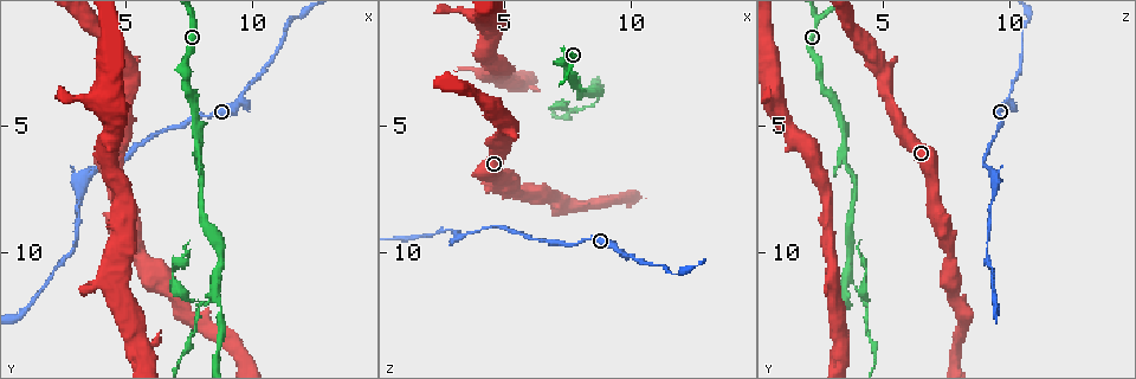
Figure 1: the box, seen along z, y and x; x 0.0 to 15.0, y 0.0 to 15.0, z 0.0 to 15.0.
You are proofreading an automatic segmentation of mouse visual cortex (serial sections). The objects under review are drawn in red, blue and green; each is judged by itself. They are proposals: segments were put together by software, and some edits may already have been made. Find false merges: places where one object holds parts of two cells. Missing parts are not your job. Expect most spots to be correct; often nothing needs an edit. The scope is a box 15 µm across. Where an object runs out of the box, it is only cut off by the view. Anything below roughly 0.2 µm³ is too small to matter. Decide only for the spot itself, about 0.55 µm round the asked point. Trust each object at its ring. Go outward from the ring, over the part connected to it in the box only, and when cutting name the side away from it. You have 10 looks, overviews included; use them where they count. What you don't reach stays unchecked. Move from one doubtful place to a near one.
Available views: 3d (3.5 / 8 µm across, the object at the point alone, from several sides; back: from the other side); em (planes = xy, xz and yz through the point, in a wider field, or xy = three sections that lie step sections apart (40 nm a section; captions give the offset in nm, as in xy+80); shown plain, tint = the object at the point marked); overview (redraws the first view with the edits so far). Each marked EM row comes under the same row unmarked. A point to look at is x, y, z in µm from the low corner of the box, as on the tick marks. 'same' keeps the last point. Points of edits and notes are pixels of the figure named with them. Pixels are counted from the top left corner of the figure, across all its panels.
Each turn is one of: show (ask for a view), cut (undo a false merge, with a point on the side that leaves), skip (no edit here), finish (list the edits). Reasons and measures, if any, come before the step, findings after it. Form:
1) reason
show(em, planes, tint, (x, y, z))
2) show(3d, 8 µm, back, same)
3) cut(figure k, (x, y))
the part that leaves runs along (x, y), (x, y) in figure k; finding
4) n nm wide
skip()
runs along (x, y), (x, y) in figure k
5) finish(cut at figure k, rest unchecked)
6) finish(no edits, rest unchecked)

thick turns thin
show(3d, 3.5 µm, (4.2, 1.5, 4.0))

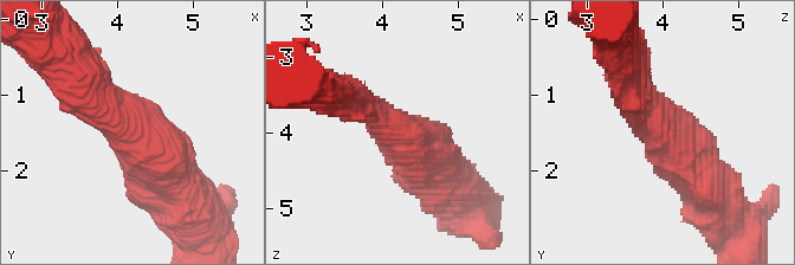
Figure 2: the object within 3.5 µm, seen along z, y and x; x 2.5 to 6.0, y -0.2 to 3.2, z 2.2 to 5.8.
now the EM
show(em, planes, tint, (4.25, 1.55, 4.05))

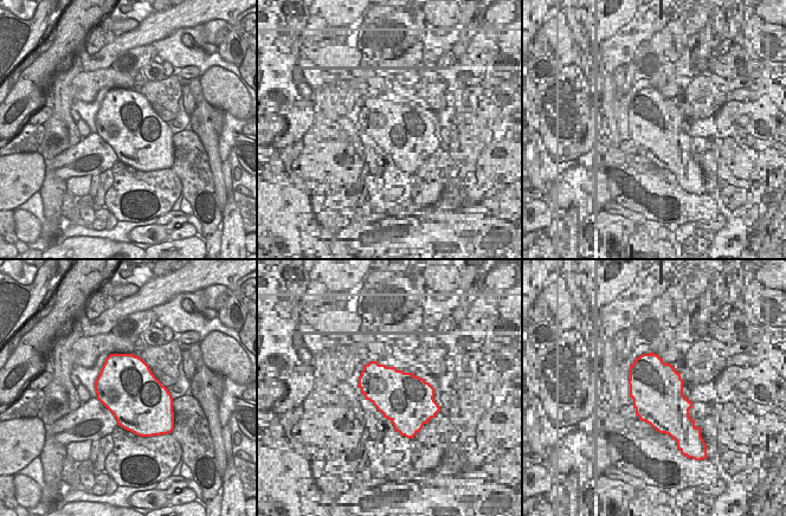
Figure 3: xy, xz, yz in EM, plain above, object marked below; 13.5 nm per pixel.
800 nm wide
skip()
runs along (179, 187), (147, 143), (81, 82) in figure 2; continuous, no second cell

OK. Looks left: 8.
show(3d, 3.5 µm, (9.5, 4.0, 10.1))

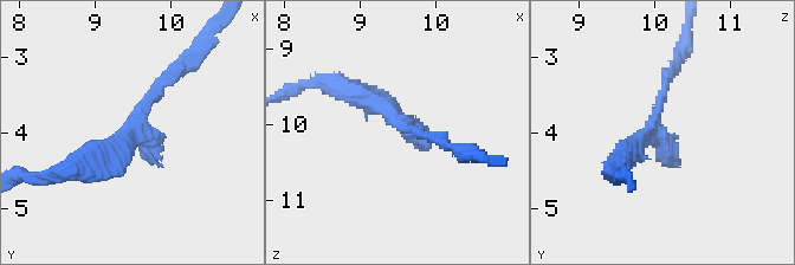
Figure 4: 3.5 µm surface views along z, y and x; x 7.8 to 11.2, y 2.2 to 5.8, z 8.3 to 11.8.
need the tissue
show(em, xy, step 3, tint, (9.60, 3.95, 9.95))

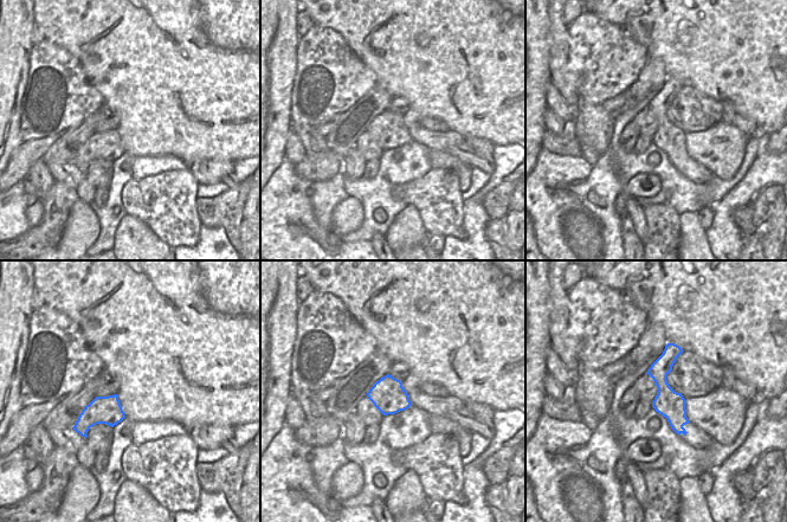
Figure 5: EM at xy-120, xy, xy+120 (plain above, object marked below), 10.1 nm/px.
show(em, xy, step 5, tint, same)

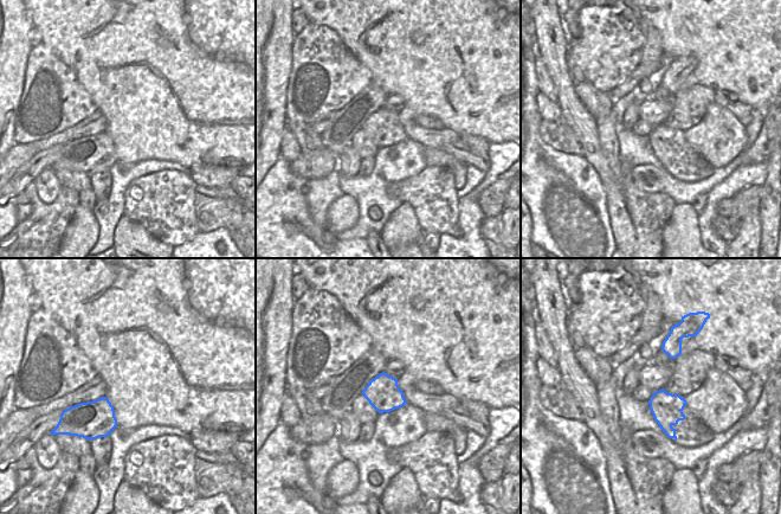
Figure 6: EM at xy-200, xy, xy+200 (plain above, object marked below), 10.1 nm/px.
340 nm wide
skip()
runs along (79, 166), (130, 140), (178, 71) in figure 4; all the same cell

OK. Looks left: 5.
sudden change in width
show(3d, 3.5 µm, (3.7, 6.8, 9.1))

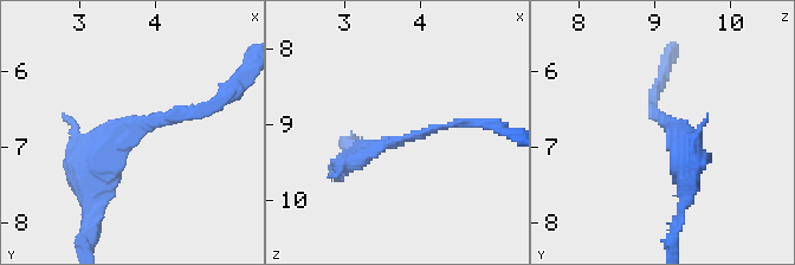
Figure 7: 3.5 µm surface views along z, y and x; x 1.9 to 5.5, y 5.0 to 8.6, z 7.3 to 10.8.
show(em, planes, tint, (3.65, 6.80, 9.25))

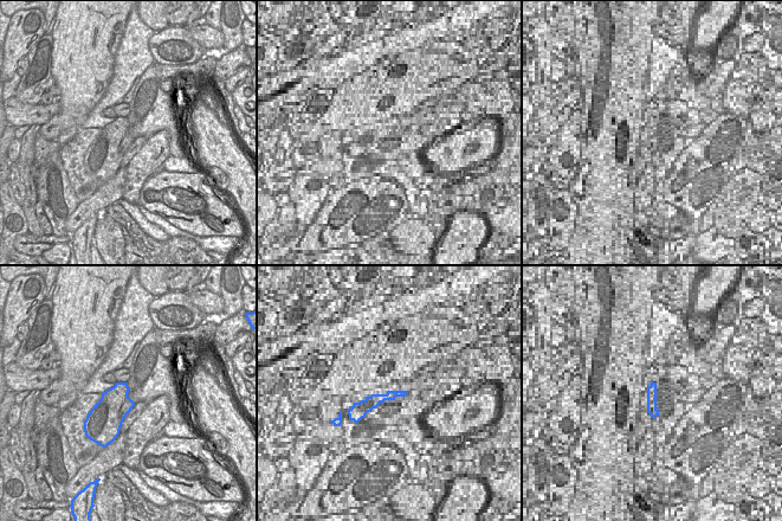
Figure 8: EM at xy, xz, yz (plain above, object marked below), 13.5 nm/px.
skip()
runs along (199, 114), (134, 124), (94, 196) in figure 7; one cell here

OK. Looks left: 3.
side arm on a straight run
show(3d, 8 µm, back, (8.7, 10.9, 3.5))

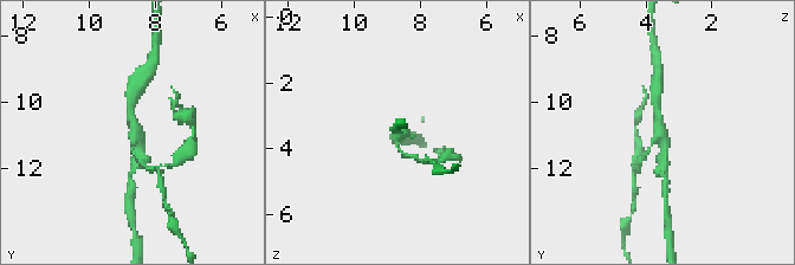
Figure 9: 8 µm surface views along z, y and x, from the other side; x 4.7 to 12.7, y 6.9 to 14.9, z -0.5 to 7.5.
zoom in
show(3d, 3.5 µm, (8.6, 10.9, 3.6))

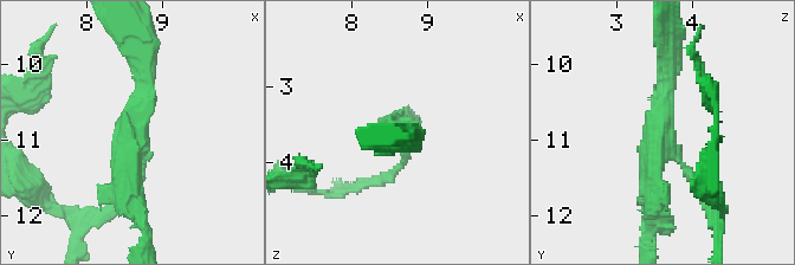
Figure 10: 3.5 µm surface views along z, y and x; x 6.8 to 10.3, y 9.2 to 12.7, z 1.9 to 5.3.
skip()
runs along (670, 57), (660, 134), (703, 195) in figure 10; all the same cell

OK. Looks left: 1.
finish(no edits, rest unchecked)

